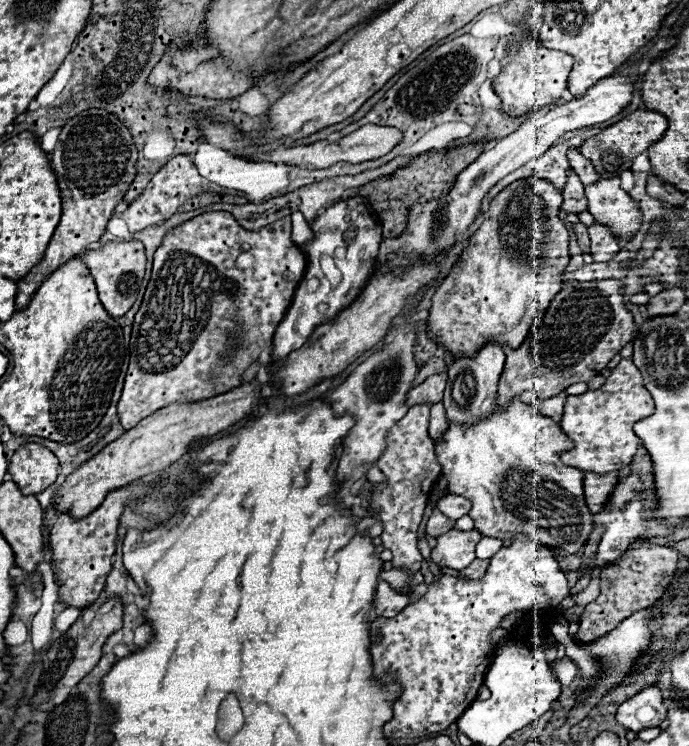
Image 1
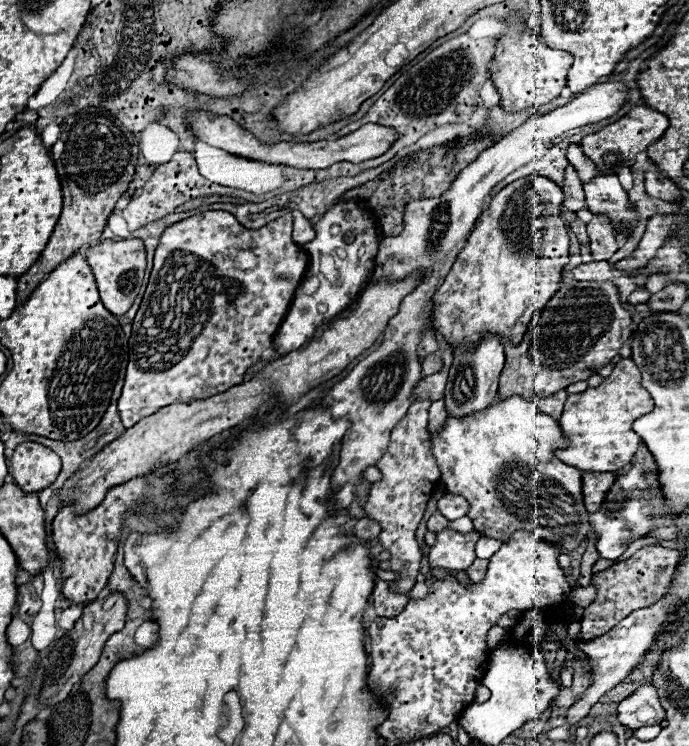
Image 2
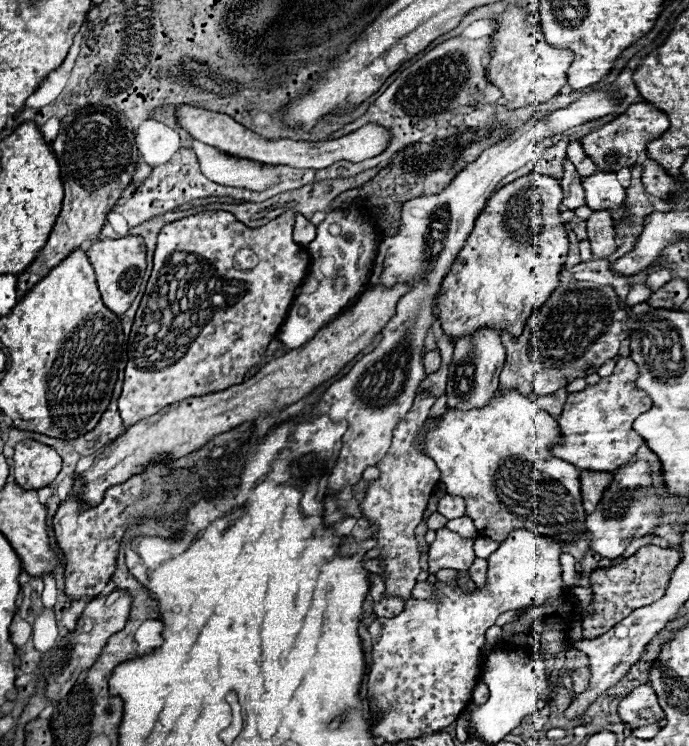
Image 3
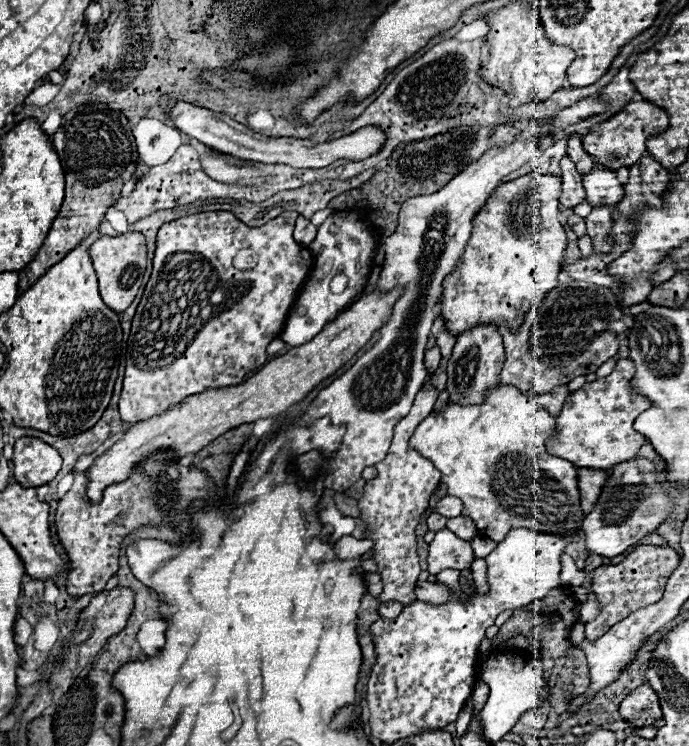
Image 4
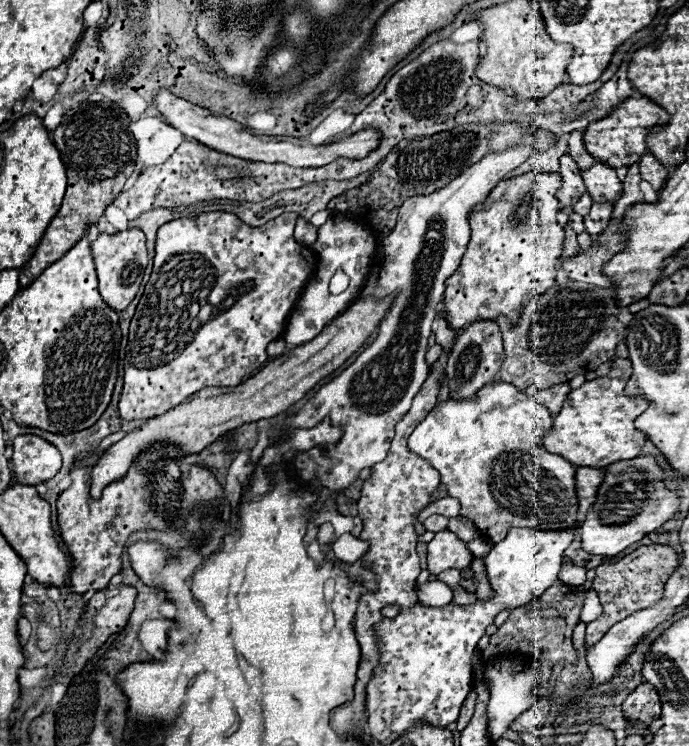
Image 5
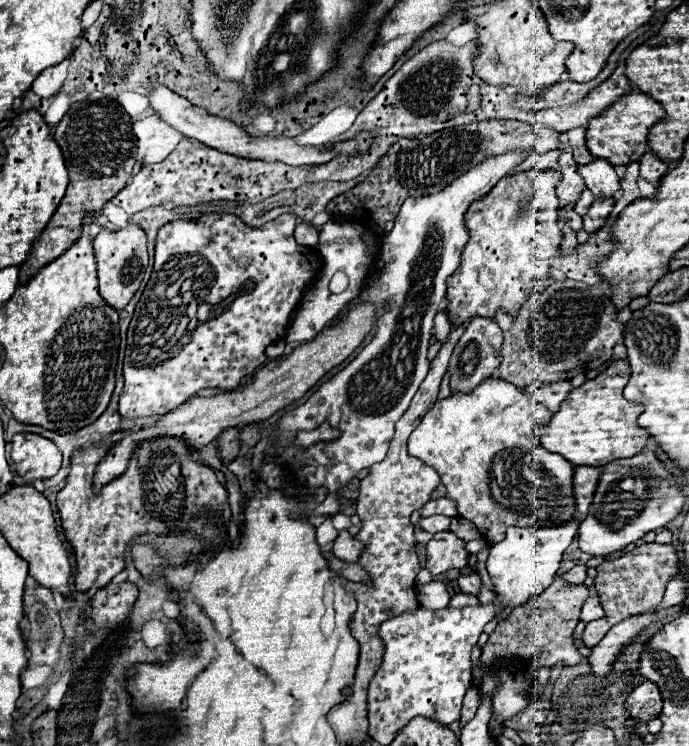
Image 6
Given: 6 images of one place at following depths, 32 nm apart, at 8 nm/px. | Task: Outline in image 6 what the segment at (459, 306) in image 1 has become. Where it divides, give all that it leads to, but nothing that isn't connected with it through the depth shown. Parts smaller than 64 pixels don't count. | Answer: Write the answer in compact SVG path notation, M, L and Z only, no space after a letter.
M538 168L538 170L528 170L528 172L516 172L516 174L504 176L482 200L470 204L470 208L468 208L468 212L466 212L466 218L464 218L464 220L466 220L466 228L468 228L468 244L466 244L464 250L462 250L460 266L456 268L456 272L454 272L454 274L448 278L448 282L446 282L446 284L448 284L446 296L448 296L448 300L450 300L450 304L448 304L448 314L450 314L452 324L454 324L454 322L456 322L456 324L468 322L468 320L474 318L474 316L492 318L496 310L504 310L504 312L516 316L518 308L520 308L524 302L528 302L536 290L540 290L540 288L544 288L544 286L548 284L548 280L550 280L550 274L548 274L548 270L550 270L550 260L558 254L560 242L562 242L562 232L560 232L560 226L558 226L558 208L560 208L560 206L558 206L558 198L556 198L556 192L554 192L558 180L560 180L560 172L558 172L558 170L542 170L542 168Z

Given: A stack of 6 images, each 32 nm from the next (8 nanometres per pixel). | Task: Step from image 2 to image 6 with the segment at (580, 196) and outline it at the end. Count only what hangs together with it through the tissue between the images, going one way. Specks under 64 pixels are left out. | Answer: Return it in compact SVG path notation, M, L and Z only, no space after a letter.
M562 152L558 156L558 164L560 164L562 178L556 186L556 194L560 200L564 200L562 204L576 202L584 190L584 180L580 178L580 174L576 170L576 162L572 158L572 152Z

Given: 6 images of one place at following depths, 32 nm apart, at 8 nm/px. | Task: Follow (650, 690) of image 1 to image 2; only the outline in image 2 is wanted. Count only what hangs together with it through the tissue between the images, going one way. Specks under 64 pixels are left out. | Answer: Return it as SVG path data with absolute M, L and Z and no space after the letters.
M652 684L636 688L636 692L630 694L626 700L622 700L618 706L618 720L630 730L660 724L664 718L666 712L660 706L658 692Z

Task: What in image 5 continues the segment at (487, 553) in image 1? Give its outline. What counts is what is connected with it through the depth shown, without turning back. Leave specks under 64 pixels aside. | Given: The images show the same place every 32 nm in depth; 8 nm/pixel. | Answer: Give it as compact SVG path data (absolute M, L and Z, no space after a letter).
M476 538L476 540L468 542L468 548L470 548L470 552L472 552L474 556L482 556L482 554L486 554L492 546L494 546L494 544L492 544L490 540L484 540L484 538Z

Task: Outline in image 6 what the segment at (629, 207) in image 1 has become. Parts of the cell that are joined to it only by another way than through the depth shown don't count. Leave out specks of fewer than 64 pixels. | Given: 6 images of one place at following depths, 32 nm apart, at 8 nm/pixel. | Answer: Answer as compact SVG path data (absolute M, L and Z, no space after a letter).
M594 158L590 164L578 166L578 172L584 178L586 188L596 196L610 198L620 188L614 166L608 164L608 160L604 160L604 158Z

